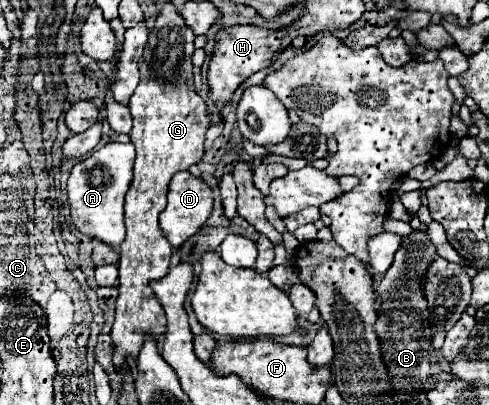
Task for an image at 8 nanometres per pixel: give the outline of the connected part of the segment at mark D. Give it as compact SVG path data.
M178 172L168 186L168 204L160 214L160 228L166 240L176 248L182 246L190 236L194 236L200 230L200 226L208 220L210 212L212 212L212 190L208 188L208 184L192 176L190 172Z

